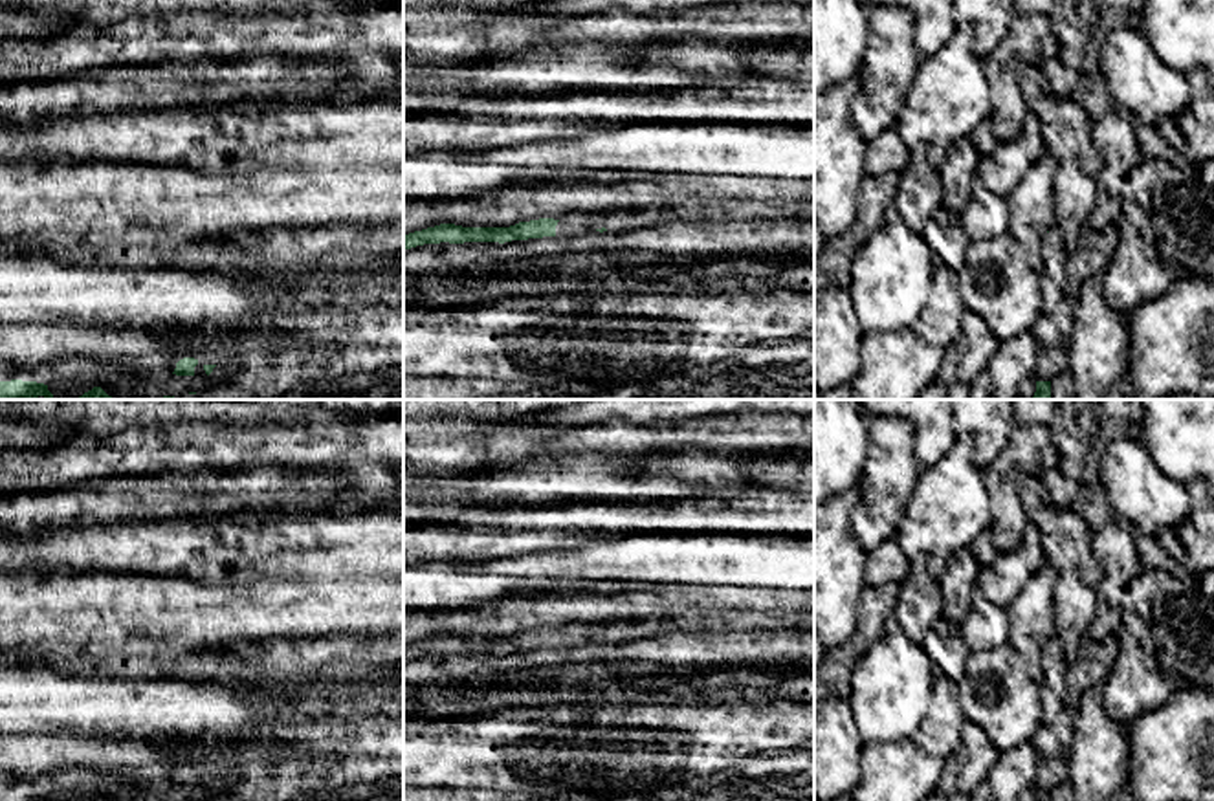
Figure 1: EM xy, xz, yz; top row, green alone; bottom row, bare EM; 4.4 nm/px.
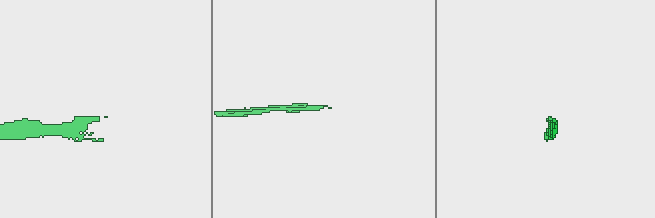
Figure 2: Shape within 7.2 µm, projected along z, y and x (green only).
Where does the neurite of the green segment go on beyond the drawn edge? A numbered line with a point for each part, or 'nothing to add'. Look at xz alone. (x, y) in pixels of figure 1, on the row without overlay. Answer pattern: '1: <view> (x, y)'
1: xz (717, 620)

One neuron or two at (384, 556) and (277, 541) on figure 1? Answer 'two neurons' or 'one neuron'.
one neuron

